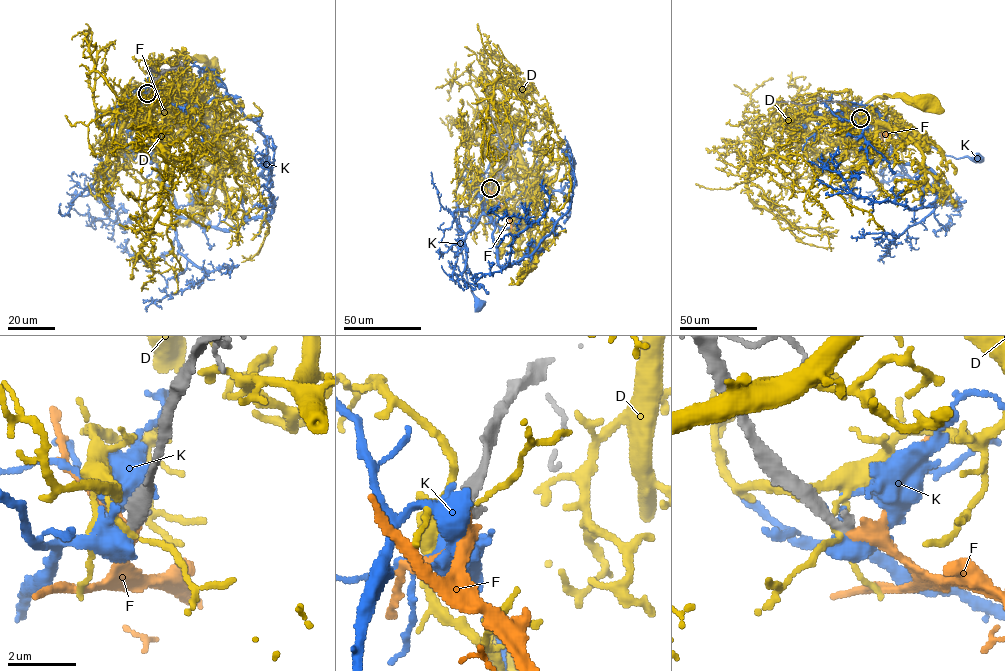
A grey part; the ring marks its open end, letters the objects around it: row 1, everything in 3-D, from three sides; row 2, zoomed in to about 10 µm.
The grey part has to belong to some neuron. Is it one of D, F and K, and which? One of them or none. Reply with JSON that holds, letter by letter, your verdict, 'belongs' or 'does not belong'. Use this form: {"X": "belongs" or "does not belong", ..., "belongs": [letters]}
{"D": "does not belong", "F": "belongs", "K": "does not belong", "belongs": ["F"]}

